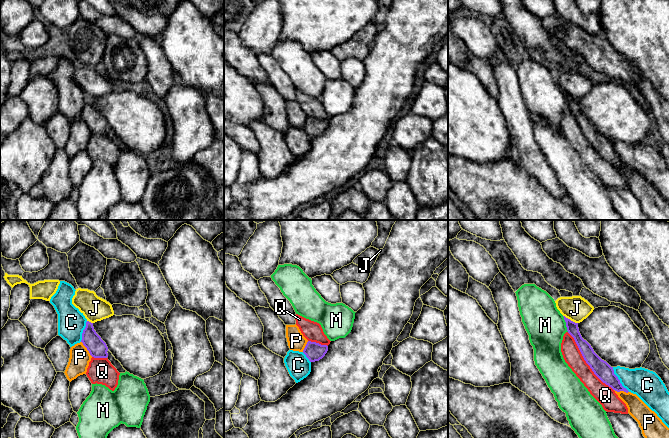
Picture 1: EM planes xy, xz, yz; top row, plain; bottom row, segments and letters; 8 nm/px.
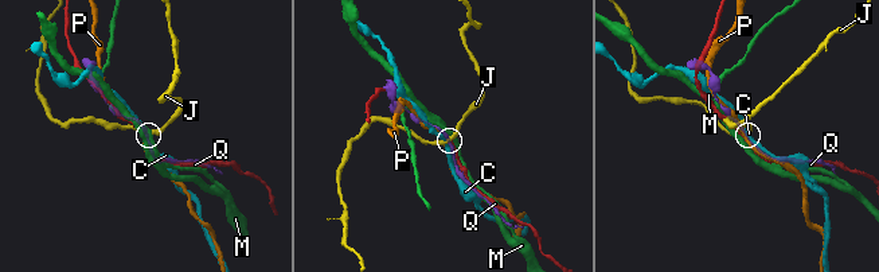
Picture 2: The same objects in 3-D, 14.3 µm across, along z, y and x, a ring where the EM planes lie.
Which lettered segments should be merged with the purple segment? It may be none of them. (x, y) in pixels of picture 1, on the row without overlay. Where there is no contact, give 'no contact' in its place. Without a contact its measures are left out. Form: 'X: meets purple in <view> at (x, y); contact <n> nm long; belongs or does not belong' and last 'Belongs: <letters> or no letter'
C: meets purple in yz at (619, 156); contact 240 nm long; does not belong
J: meets purple in yz at (569, 95); contact 140 nm long; does not belong
M: meets purple in yz at (566, 100); contact 140 nm long; does not belong
P: meets purple in xy at (87, 125); contact 160 nm long; does not belong
Q: meets purple in yz at (586, 138); contact 600 nm long; belongs
Belongs: Q

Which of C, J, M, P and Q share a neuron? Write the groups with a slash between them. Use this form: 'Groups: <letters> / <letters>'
Groups: C P / J / M / Q

